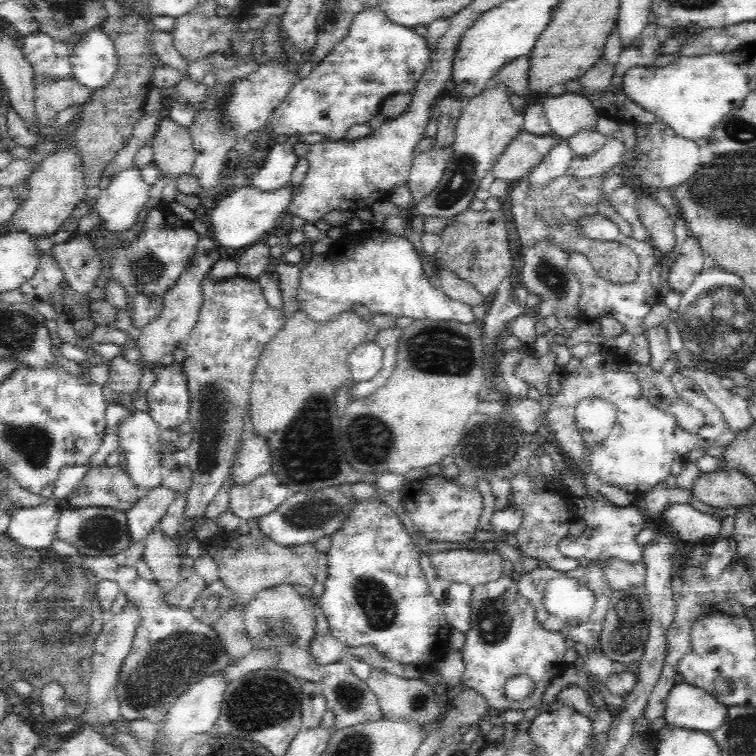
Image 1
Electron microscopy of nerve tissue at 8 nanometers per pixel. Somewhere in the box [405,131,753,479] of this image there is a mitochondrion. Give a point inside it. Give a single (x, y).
(711, 319)

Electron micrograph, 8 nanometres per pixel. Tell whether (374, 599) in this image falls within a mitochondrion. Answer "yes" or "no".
yes

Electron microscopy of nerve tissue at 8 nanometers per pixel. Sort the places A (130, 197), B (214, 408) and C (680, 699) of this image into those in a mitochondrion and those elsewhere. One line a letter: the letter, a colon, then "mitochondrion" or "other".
A: other
B: mitochondrion
C: other

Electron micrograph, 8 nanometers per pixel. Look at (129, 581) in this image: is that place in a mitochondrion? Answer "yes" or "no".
no

